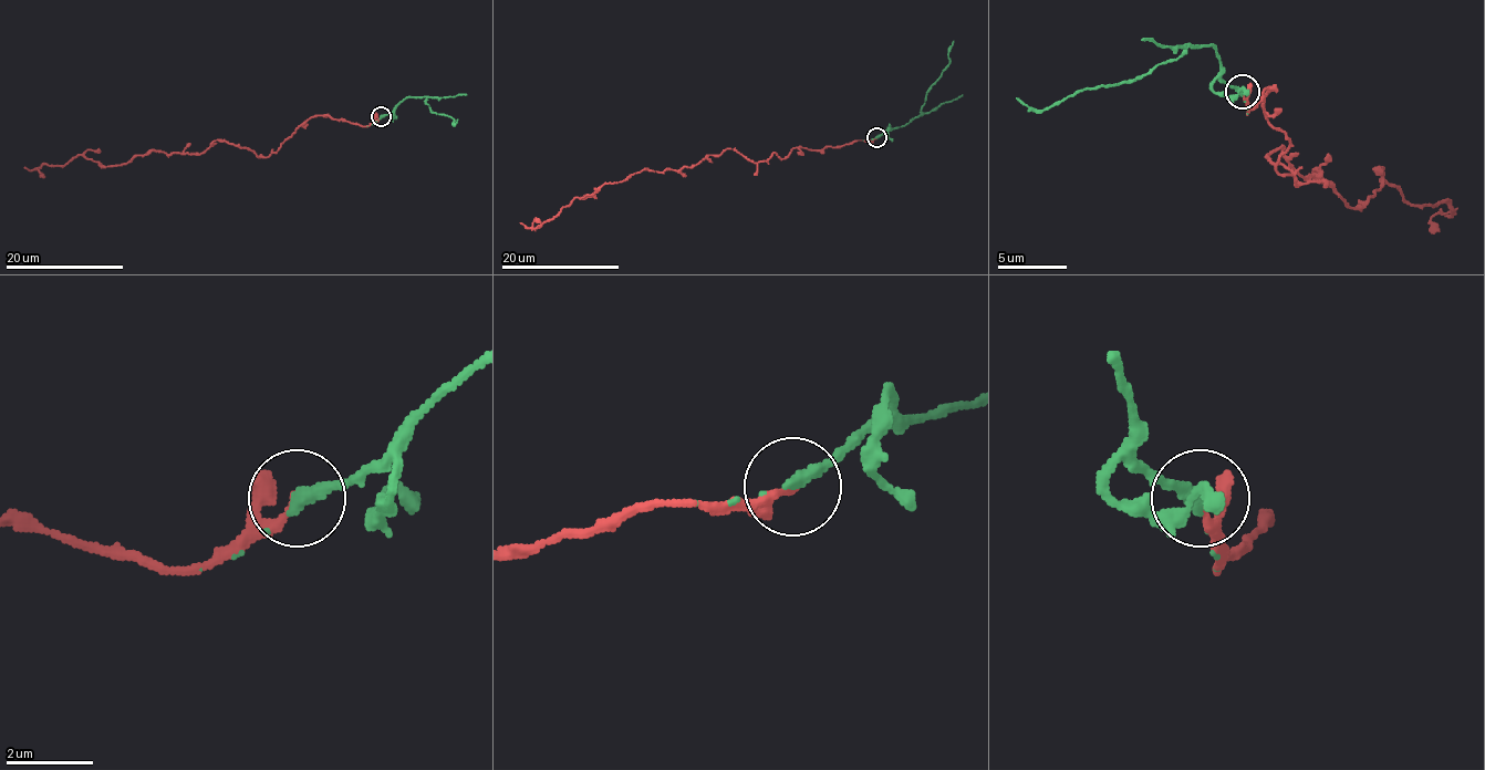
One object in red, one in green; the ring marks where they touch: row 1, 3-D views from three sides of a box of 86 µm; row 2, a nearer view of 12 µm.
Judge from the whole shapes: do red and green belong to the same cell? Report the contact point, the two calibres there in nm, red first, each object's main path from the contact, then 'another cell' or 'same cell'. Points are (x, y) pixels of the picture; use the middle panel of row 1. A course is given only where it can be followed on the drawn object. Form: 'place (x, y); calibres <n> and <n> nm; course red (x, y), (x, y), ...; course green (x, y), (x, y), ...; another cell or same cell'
place (876, 137); calibres 190 and 320 nm; course red (875, 137), (751, 163), (724, 149), (602, 185), (533, 227), (540, 220); course green (875, 137), (917, 117), (928, 89), (949, 62), (949, 48), (954, 40); same cell

